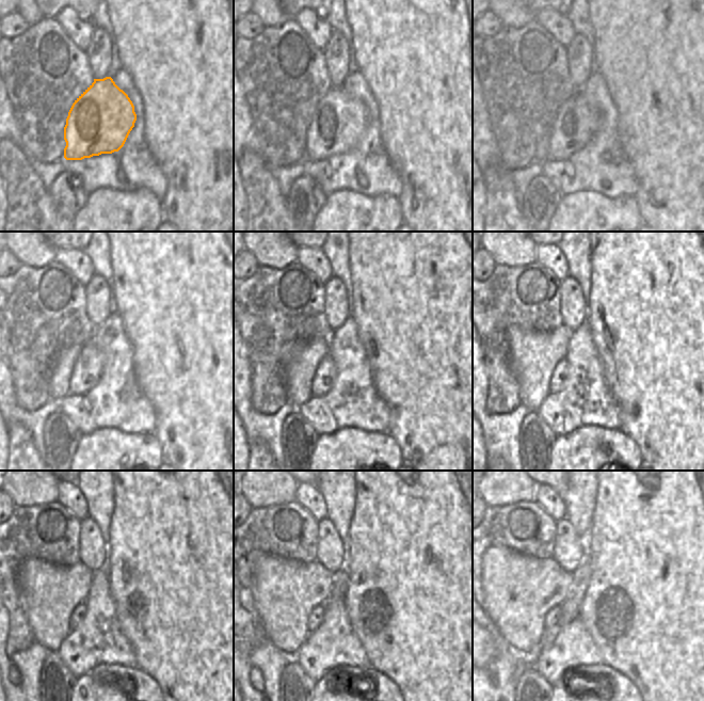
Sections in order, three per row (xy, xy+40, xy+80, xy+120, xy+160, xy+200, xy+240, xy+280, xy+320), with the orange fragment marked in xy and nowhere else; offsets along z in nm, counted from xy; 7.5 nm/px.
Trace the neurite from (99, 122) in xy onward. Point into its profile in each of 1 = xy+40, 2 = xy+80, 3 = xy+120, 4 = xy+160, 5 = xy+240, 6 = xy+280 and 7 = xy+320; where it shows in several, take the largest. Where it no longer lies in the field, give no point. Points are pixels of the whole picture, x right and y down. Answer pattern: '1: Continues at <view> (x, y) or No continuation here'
1: Continues at xy+40 (339, 120)
2: Continues at xy+80 (576, 121)
3: Continues at xy+120 (89, 364)
4: Continues at xy+160 (323, 378)
5: Continues at xy+240 (79, 611)
6: Continues at xy+280 (315, 619)
7: Continues at xy+320 (550, 618).

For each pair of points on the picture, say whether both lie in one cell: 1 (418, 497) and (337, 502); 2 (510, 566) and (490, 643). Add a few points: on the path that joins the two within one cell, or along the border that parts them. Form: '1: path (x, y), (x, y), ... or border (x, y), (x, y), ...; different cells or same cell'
1: border (354, 481), (354, 512), (349, 525); different cells
2: border (495, 626), (502, 638); different cells

